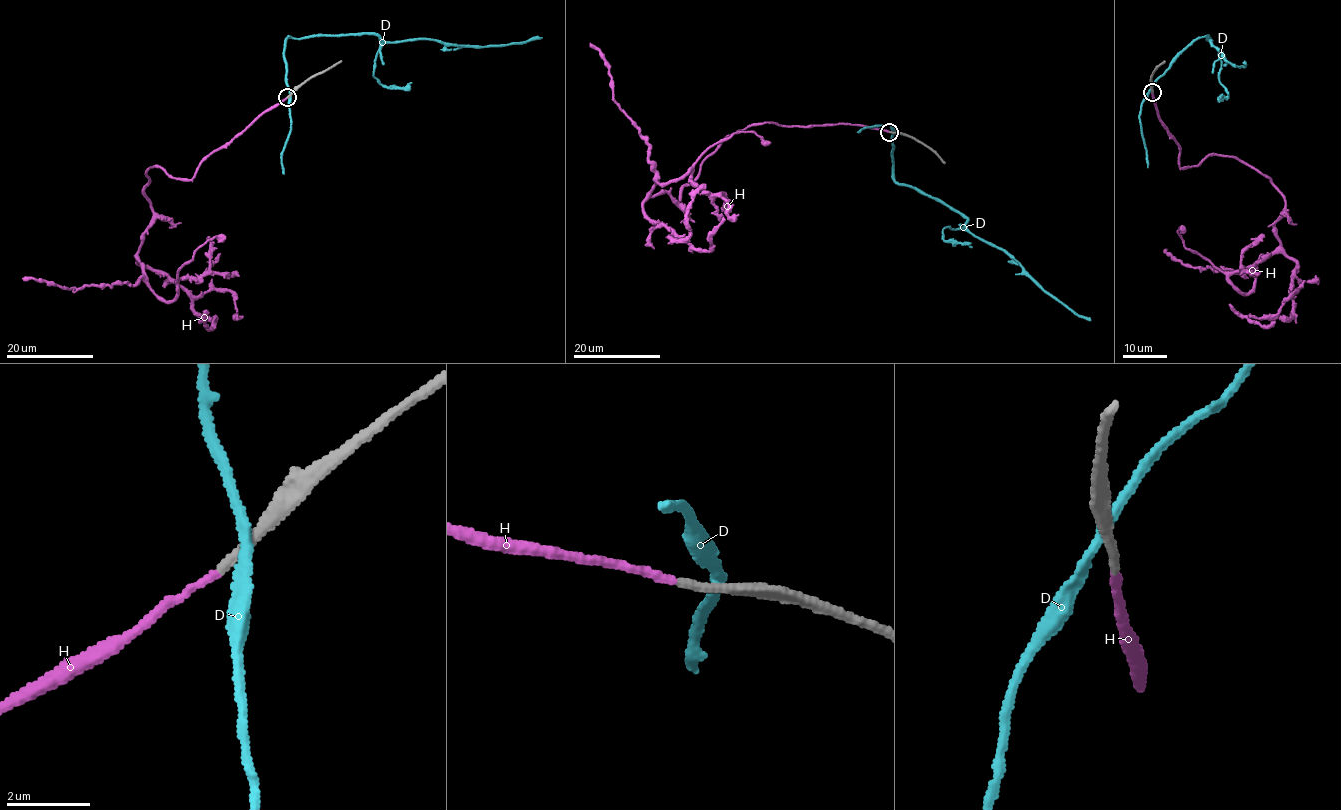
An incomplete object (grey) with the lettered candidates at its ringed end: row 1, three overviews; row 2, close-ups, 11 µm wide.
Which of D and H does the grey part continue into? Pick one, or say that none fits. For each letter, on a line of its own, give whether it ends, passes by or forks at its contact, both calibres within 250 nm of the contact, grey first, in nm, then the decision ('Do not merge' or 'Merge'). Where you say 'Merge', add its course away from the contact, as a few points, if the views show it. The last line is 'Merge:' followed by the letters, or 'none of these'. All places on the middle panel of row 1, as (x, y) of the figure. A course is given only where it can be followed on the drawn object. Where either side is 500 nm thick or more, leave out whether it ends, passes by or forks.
D: It passes by. Thickness 360 nm (grey) against 240 nm. Do not merge
H: It ends there. Thickness 200 nm (grey) against 180 nm. Merge. Its course: (889, 132), (753, 123), (703, 160), (675, 204), (650, 195), (653, 180), (676, 181), (734, 133), (769, 143)
Merge: H

